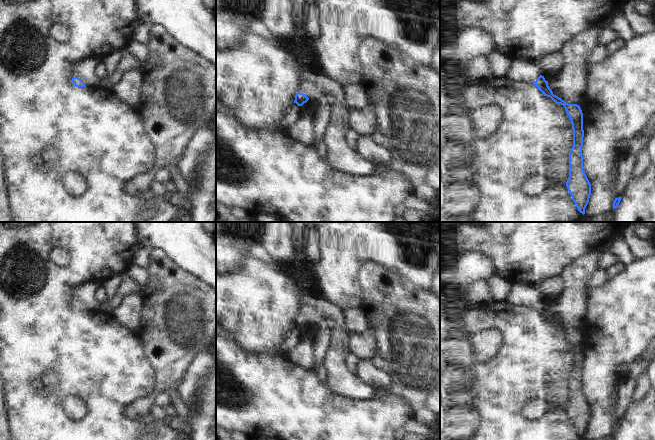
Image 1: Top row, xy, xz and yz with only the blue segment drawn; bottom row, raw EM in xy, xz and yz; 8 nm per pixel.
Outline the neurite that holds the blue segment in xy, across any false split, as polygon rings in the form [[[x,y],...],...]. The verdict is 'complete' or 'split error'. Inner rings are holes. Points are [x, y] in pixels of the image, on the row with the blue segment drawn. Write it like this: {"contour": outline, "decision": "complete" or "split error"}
{"contour": [[[84,59],[76,63],[73,67],[73,78],[71,83],[76,87],[112,87],[121,78],[123,72],[115,69],[111,74],[107,74],[103,79],[98,79],[93,70],[97,65],[96,59]]], "decision": "split error"}

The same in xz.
{"contour": [[[309,66],[297,72],[297,91],[294,103],[298,106],[323,95],[332,95],[336,102],[344,104],[343,86]]], "decision": "split error"}

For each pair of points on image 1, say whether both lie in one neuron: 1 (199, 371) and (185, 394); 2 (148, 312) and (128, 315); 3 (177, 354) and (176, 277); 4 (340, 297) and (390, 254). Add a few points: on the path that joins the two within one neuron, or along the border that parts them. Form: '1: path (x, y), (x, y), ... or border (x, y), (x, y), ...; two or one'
1: path (193, 377), (188, 382), (186, 388); one
2: border (139, 293), (141, 308), (139, 329), (136, 333); two
3: path (176, 335), (176, 296); one
4: path (340, 279), (340, 276), (362, 254), (372, 254); one

